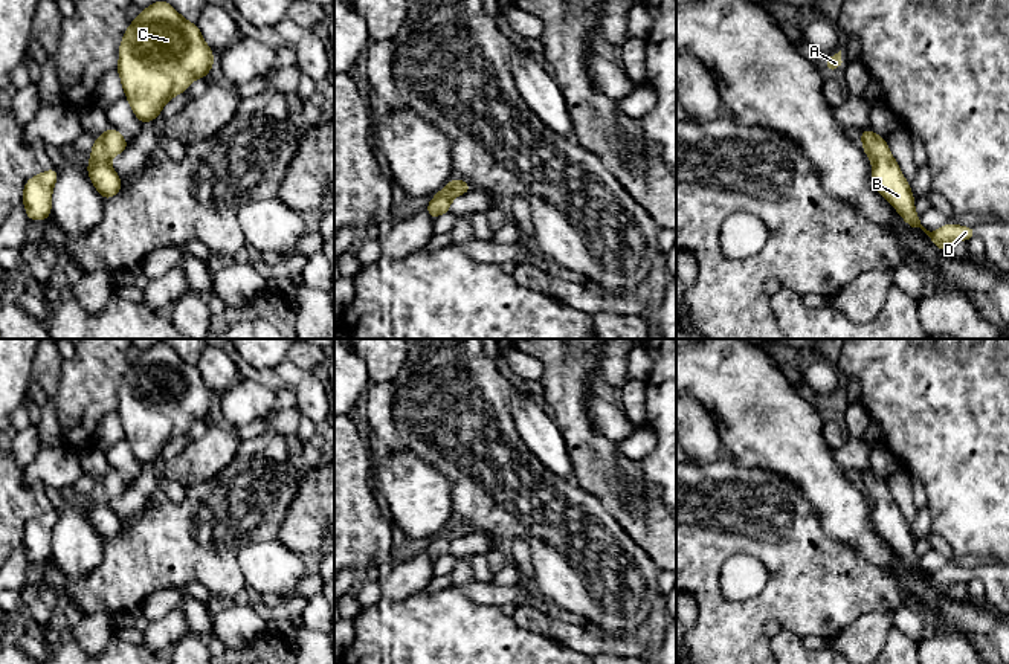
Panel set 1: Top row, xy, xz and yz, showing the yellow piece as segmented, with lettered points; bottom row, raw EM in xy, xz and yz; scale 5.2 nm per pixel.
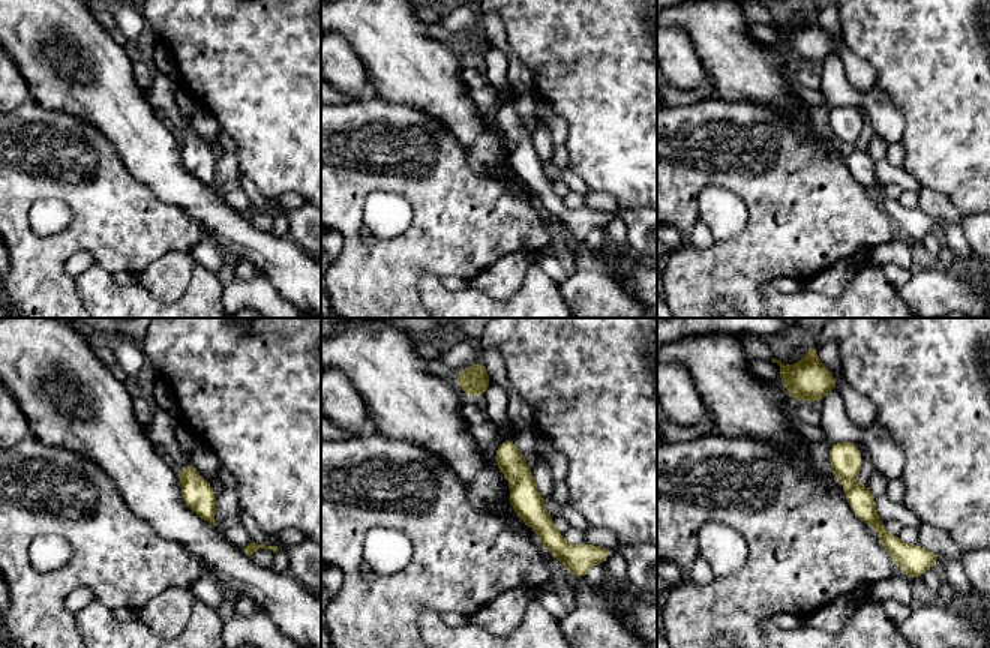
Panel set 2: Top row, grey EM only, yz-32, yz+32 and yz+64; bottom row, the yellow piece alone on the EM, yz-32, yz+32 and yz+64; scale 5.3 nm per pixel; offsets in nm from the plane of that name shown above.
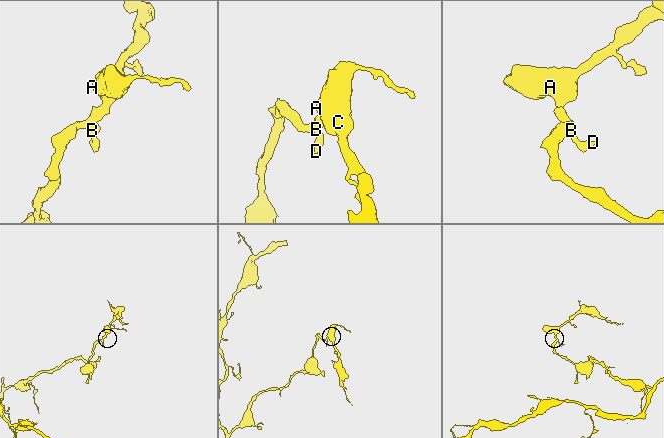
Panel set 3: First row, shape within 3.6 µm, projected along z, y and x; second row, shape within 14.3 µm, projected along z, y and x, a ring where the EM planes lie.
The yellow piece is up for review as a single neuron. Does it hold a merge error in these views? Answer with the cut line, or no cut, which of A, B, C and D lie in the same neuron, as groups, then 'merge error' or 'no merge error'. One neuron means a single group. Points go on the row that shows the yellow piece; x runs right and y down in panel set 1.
cut none; groups A B C D; no merge error

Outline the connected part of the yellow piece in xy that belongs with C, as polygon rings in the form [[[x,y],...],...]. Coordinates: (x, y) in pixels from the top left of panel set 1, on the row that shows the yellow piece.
[[[157,0],[133,20],[119,44],[118,73],[140,125],[154,121],[163,105],[176,95],[188,90],[195,78],[208,76],[214,64],[214,52],[208,47],[195,23],[185,20],[169,3]]]

